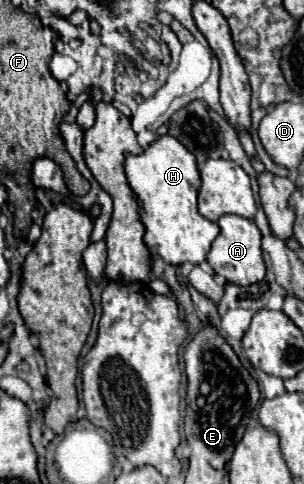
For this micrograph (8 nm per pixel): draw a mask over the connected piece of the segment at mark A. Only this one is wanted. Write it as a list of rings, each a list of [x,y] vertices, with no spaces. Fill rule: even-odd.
[[[222,215],[218,219],[220,233],[214,239],[210,253],[208,253],[208,263],[212,265],[216,275],[222,275],[228,283],[234,285],[252,285],[264,279],[266,275],[266,265],[262,259],[262,247],[260,247],[260,231],[254,221],[238,217],[238,215]]]

